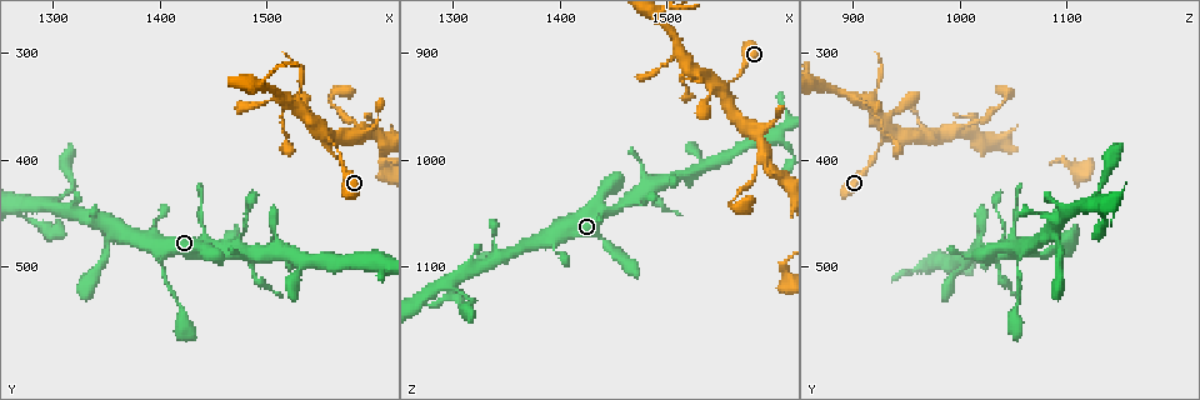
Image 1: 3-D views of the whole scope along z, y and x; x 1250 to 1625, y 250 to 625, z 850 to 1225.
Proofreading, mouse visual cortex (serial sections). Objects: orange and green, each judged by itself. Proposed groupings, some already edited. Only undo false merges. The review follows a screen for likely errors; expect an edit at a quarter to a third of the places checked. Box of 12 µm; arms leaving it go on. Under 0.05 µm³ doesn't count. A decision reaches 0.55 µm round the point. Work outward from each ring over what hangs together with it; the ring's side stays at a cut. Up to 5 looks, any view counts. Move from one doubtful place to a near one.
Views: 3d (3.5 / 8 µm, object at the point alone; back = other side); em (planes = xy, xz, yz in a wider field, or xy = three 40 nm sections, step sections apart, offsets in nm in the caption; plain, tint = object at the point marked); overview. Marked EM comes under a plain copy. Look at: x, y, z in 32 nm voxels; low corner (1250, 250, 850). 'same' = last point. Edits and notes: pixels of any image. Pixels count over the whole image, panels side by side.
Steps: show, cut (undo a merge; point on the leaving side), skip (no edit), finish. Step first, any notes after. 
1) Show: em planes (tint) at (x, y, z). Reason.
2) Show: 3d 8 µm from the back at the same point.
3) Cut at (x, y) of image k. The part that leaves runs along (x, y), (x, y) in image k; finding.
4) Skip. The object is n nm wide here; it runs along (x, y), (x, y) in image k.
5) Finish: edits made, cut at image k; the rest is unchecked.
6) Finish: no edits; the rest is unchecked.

Show: 3d 3.5 µm at (1400, 500, 1054). Calibre changes.

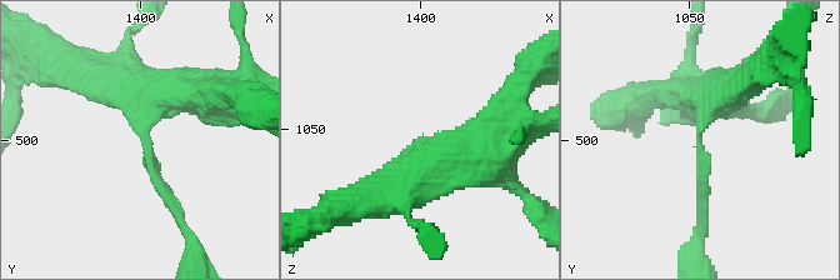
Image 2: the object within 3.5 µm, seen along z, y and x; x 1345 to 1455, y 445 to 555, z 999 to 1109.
Show: em planes (tint) at (1400, 498, 1055).

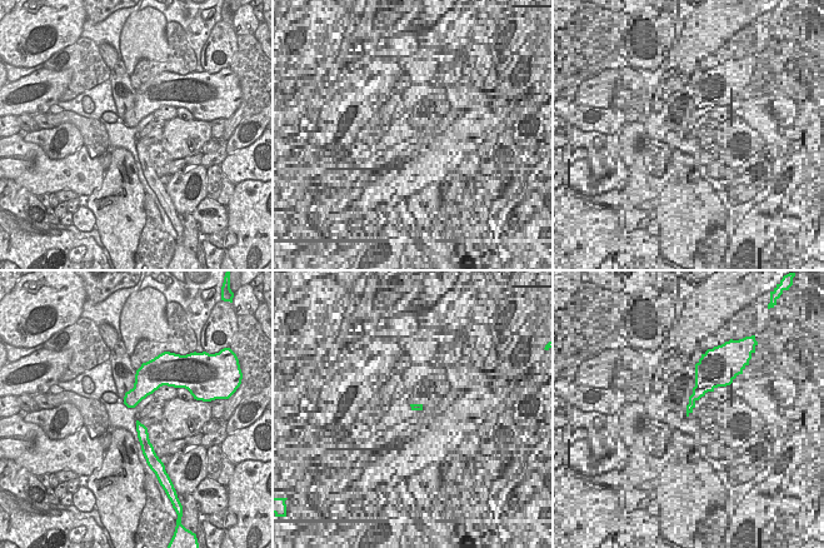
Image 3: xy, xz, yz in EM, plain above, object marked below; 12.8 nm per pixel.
Skip. It runs along (723, 89), (700, 128), (704, 211) in image 2; all the same cell.

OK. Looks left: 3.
Show: 3d 3.5 µm at (1448, 488, 1020). Sharp bend.

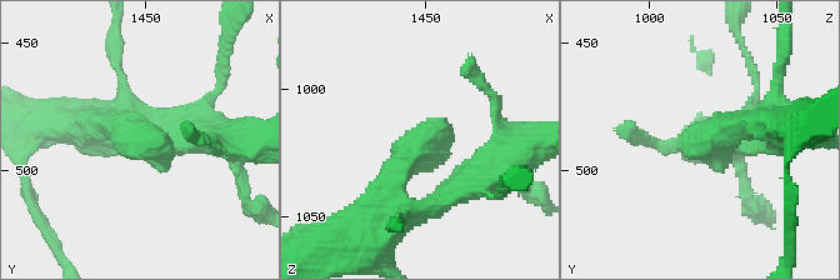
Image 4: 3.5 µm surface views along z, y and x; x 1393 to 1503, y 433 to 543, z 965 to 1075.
Show: em xy step 1 (tint) at (1448, 490, 1022). Shape alone is not enough.

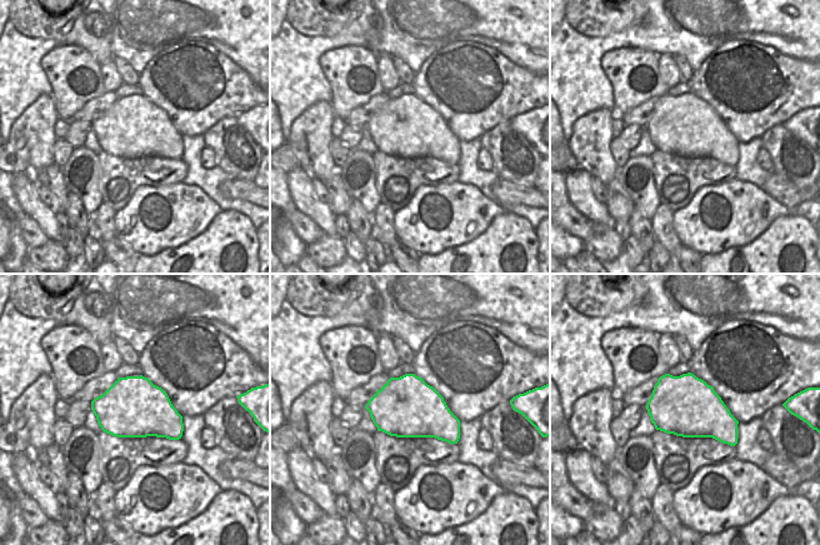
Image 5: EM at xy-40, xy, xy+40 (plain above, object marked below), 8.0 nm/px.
Show: em xy step 3 (tint) at the same point. Cut it another way.

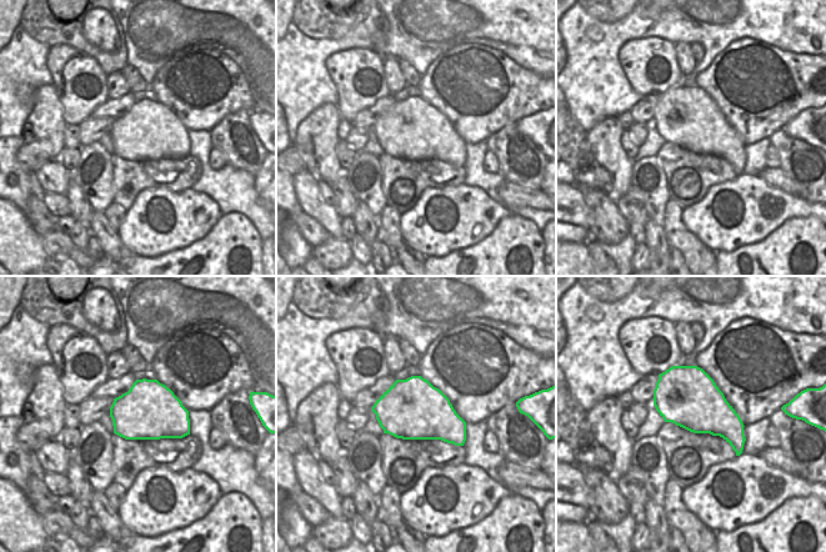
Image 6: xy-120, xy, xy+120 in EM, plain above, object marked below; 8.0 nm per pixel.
Skip. It runs along (383, 209), (403, 160), (440, 158) in image 4; continuous, no second cell.

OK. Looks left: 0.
Finish: no edits; the rest is unchecked.

